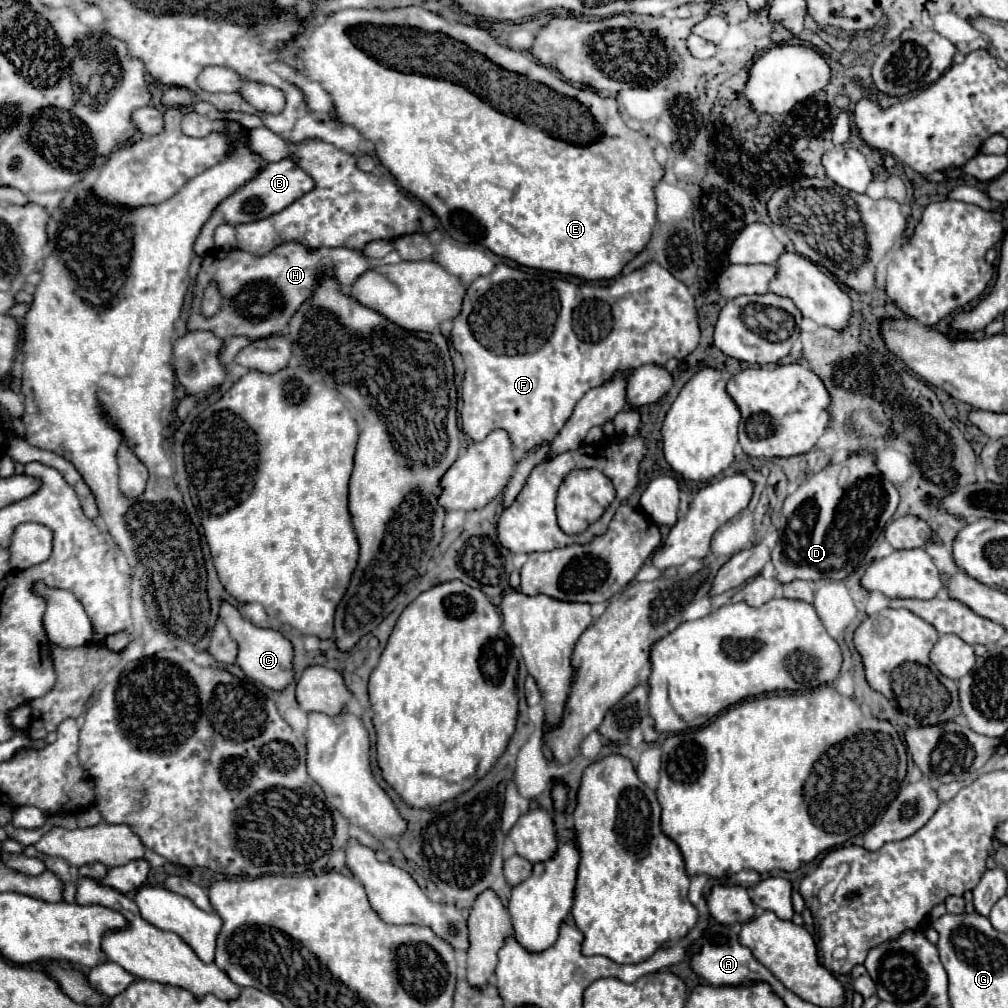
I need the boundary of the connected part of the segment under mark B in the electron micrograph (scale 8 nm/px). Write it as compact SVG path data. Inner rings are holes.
M281 159L281 161L275 161L275 163L263 165L253 175L253 179L249 179L245 185L241 185L235 193L225 197L215 207L213 215L207 219L207 223L203 225L203 229L201 229L201 233L199 233L197 241L195 241L195 253L197 255L205 255L207 251L213 249L213 231L215 231L217 225L221 225L221 223L237 225L237 223L249 223L249 221L257 221L257 219L269 217L273 213L279 213L287 205L291 205L295 199L299 199L305 193L309 193L313 187L315 187L313 179L303 169L299 169L291 159ZM219 215L221 215L223 221L219 221Z

